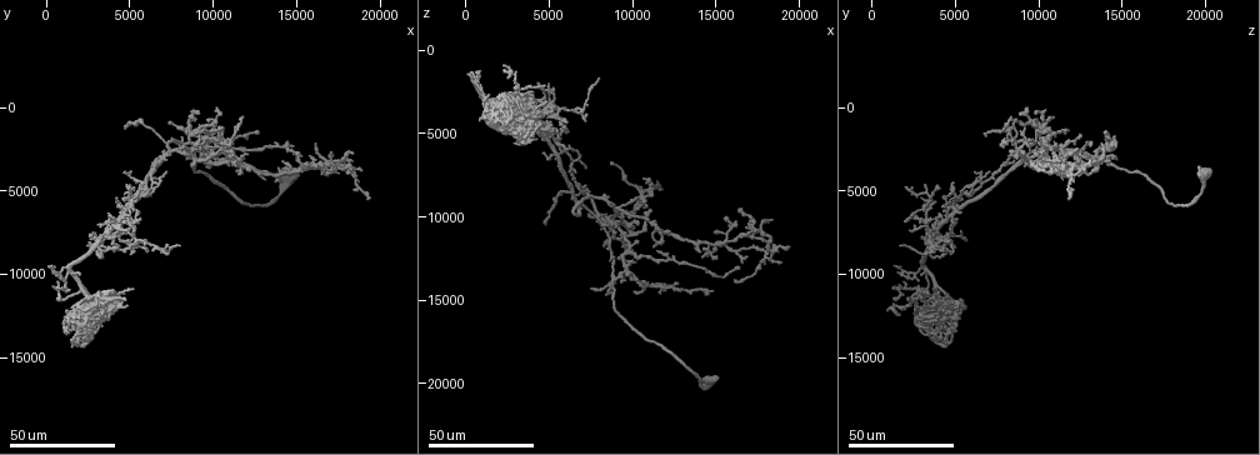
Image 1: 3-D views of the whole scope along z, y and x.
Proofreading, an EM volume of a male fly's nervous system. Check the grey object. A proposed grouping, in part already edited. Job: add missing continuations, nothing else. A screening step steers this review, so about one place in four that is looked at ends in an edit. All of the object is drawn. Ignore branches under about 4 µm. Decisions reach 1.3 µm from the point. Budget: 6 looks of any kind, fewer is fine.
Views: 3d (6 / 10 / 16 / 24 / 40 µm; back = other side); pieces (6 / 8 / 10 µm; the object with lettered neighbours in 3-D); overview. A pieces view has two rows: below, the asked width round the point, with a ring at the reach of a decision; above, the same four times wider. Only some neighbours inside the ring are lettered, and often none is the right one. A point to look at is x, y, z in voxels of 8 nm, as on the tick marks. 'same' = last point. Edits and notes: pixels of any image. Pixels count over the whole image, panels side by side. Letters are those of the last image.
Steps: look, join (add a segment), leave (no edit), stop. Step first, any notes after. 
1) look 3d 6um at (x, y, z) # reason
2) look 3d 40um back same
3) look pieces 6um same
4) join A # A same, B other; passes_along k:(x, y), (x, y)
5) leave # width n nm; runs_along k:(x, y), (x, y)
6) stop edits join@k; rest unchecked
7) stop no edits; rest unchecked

look 3d 40um at (2200, 12000, 1000) # free end

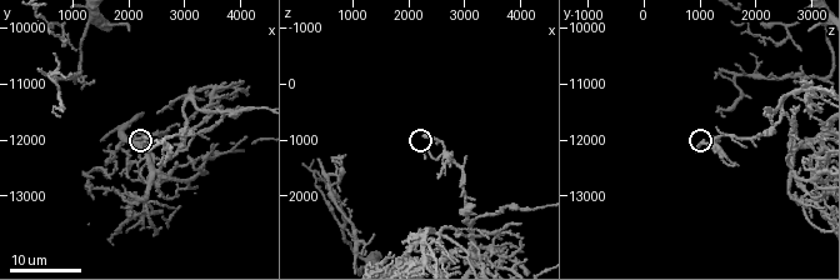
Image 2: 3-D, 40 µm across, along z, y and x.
look pieces 6um at (2300, 12250, 950)

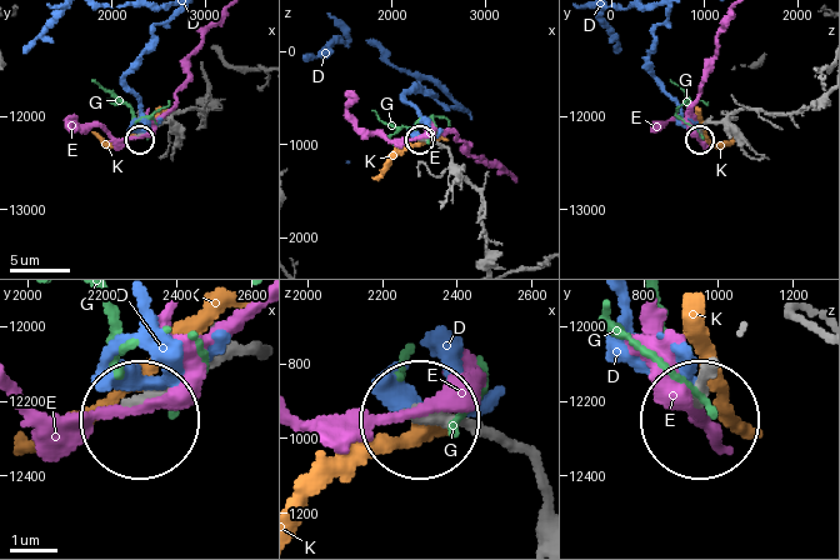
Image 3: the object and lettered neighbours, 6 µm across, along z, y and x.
leave # D other, E other, G other, K other; runs_along 3:(256, 348), (140, 400); none of them fits

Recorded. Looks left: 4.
look 3d 24um at (2050, 13000, 2650) # an open end

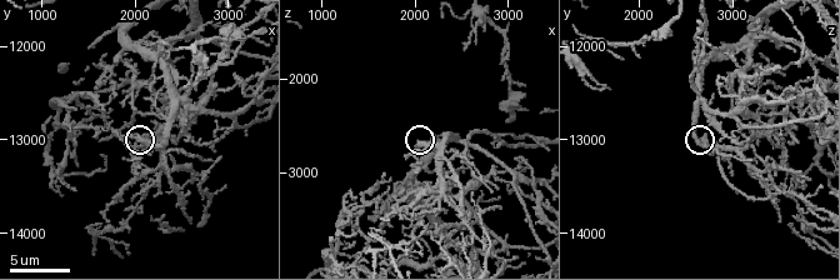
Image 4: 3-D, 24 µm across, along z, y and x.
look pieces 10um at (2050, 12950, 2700) # what lies round it

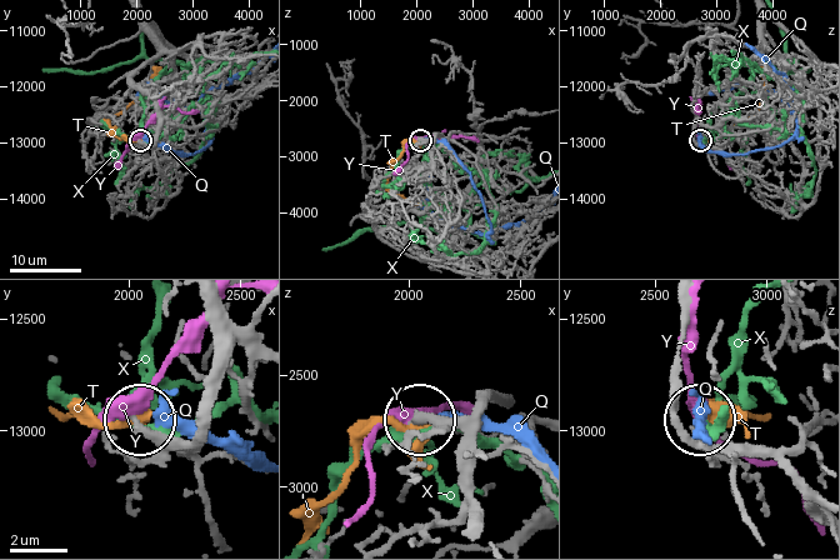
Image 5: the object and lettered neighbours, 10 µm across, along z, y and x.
leave # Q other, T other, X other, Y other; runs_along 5:(149, 59), (131, 80), (159, 130), (139, 140); none of them fits

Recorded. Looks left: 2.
look 3d 24um at (1400, 14400, 4200) # an open end

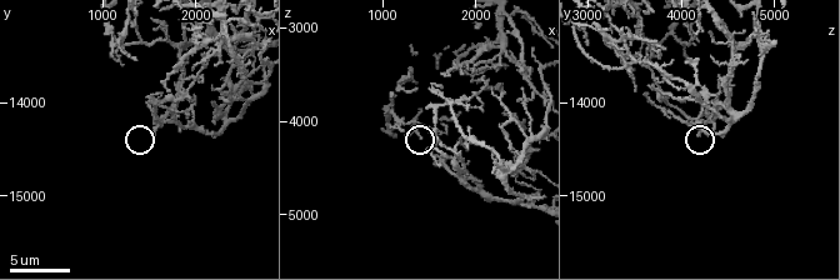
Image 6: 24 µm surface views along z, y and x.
look pieces 6um at (1550, 14350, 4200)

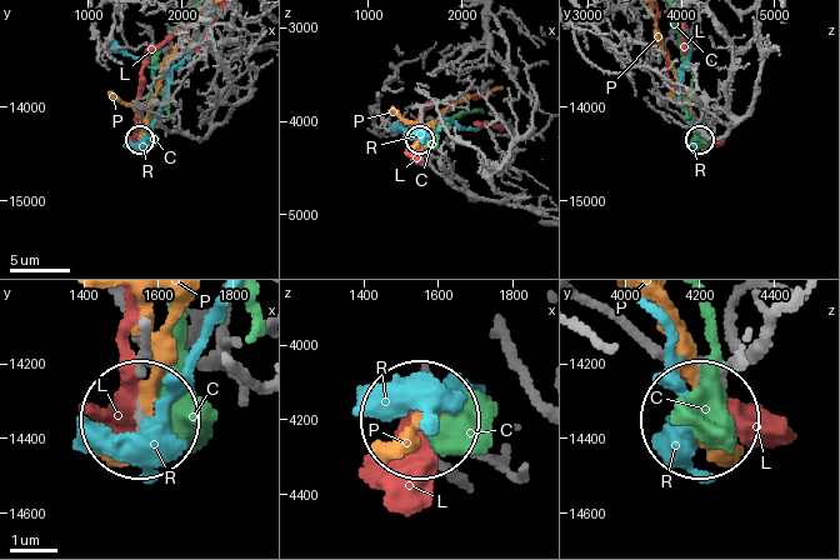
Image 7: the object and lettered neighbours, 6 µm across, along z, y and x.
leave # C other, L other, P other, R other; no lettered segment goes on from it

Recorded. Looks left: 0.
stop no edits; rest unchecked

